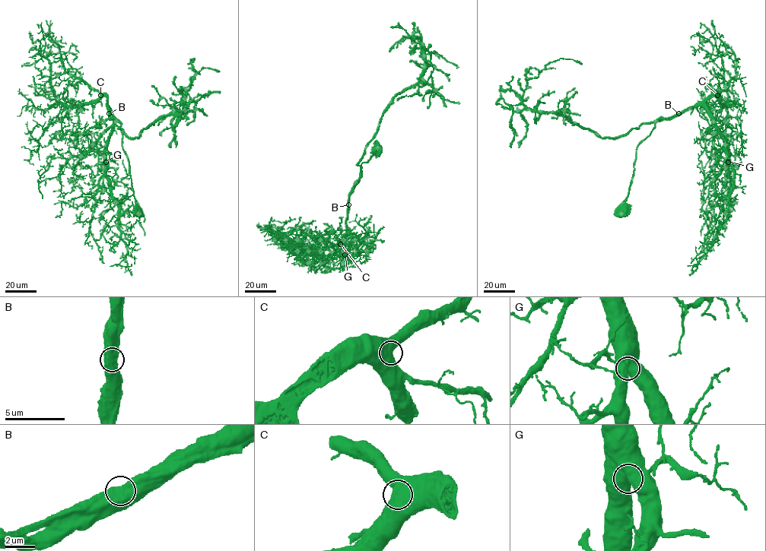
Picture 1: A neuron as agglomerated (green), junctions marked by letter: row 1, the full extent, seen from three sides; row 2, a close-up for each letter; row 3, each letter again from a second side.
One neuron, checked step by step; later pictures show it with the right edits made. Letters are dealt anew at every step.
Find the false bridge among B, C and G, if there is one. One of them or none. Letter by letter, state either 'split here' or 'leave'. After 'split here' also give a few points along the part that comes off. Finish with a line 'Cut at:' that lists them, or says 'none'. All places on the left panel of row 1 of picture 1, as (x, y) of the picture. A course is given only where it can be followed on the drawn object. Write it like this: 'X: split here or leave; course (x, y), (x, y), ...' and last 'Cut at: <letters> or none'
B: leave
C: leave
G: leave
Cut at: none

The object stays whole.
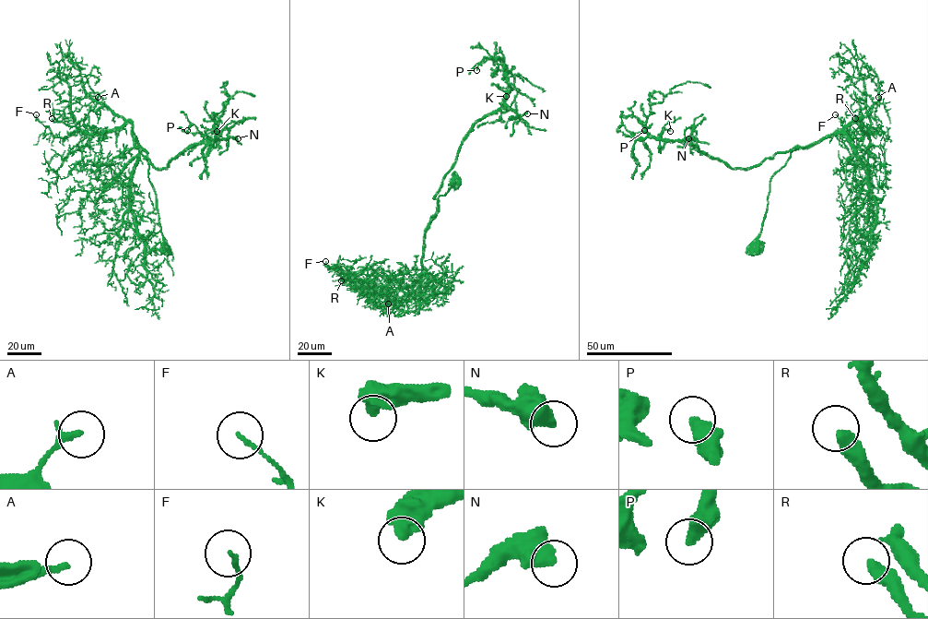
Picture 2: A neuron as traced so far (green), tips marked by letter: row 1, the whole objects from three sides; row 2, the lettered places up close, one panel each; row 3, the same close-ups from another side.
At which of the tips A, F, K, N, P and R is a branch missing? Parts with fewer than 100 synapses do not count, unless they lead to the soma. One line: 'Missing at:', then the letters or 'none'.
Missing at: R

